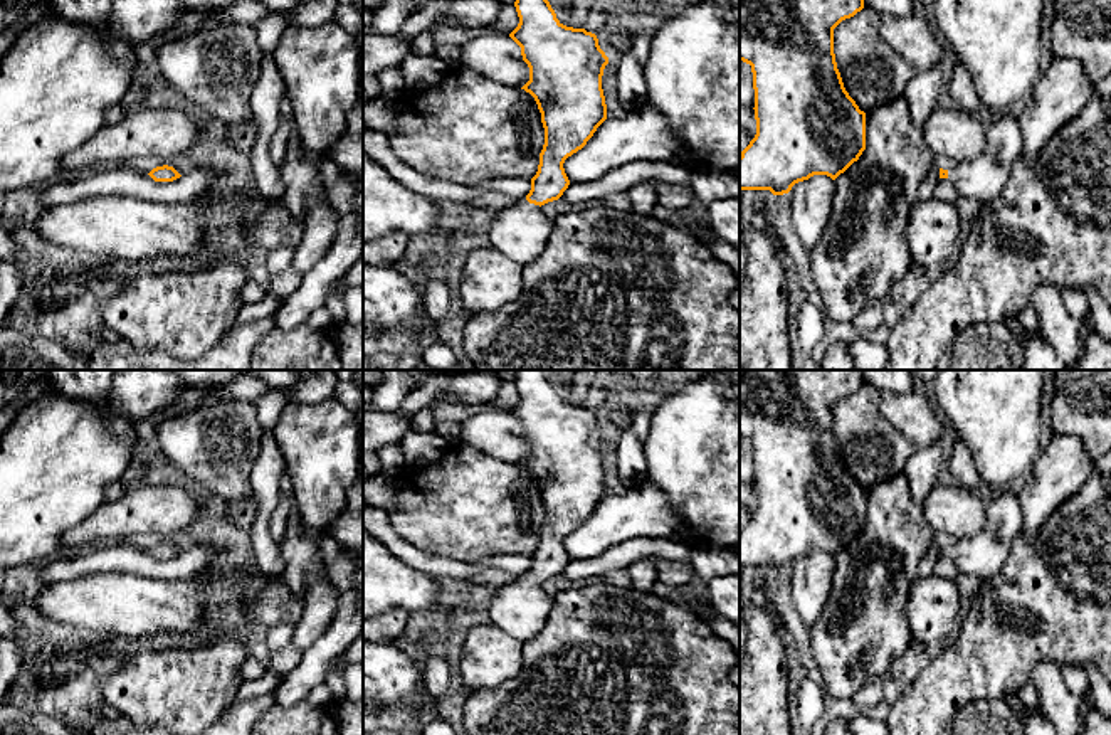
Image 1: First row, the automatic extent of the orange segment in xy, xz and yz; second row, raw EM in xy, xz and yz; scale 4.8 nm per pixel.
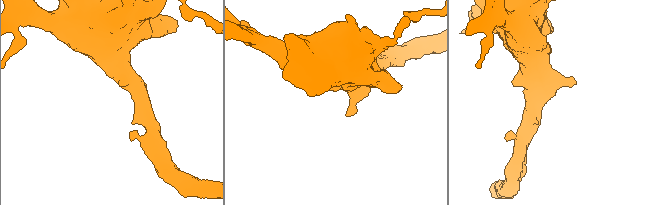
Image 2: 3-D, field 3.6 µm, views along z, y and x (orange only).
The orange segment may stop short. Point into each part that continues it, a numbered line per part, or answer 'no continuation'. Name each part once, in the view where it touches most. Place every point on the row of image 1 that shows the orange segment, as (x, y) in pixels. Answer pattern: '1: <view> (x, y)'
1: xz (520, 232)

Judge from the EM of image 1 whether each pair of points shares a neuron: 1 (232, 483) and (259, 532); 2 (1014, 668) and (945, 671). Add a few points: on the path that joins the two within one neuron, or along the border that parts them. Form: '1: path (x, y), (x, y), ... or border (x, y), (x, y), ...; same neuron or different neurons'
1: border (258, 458), (249, 478), (249, 497); different neurons
2: path (997, 668), (962, 671); same neuron

